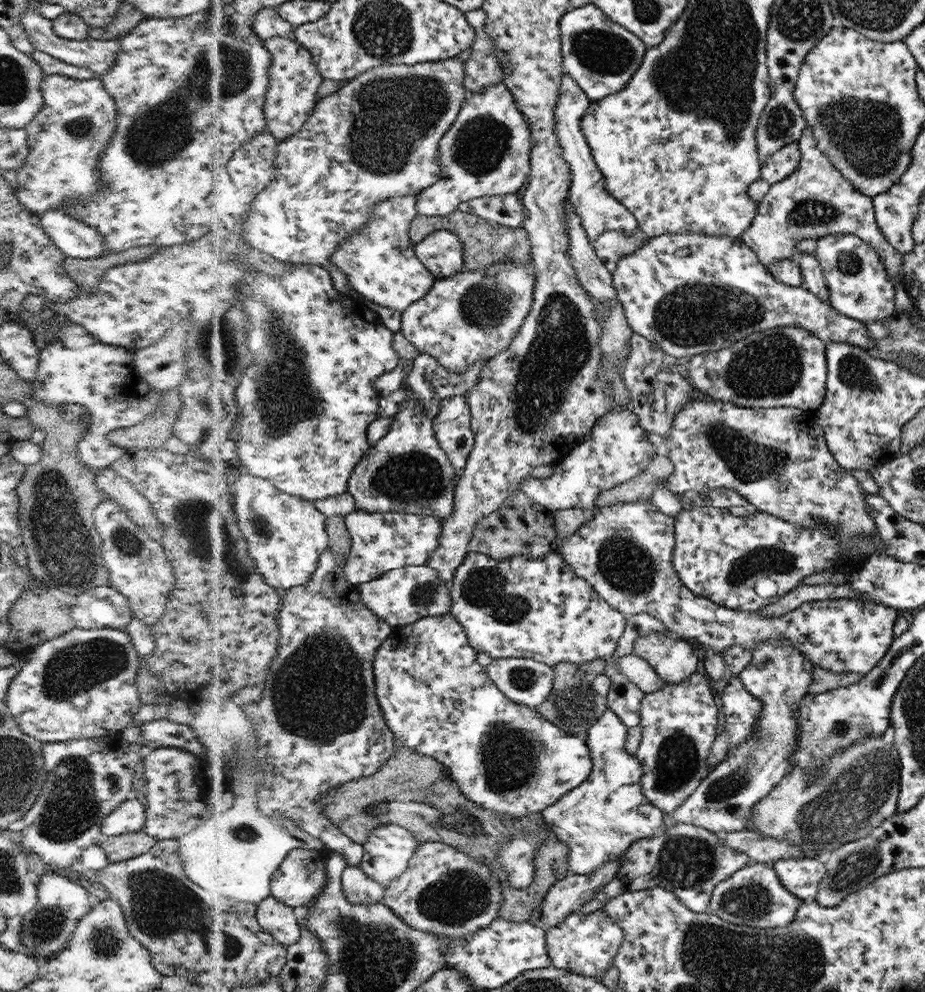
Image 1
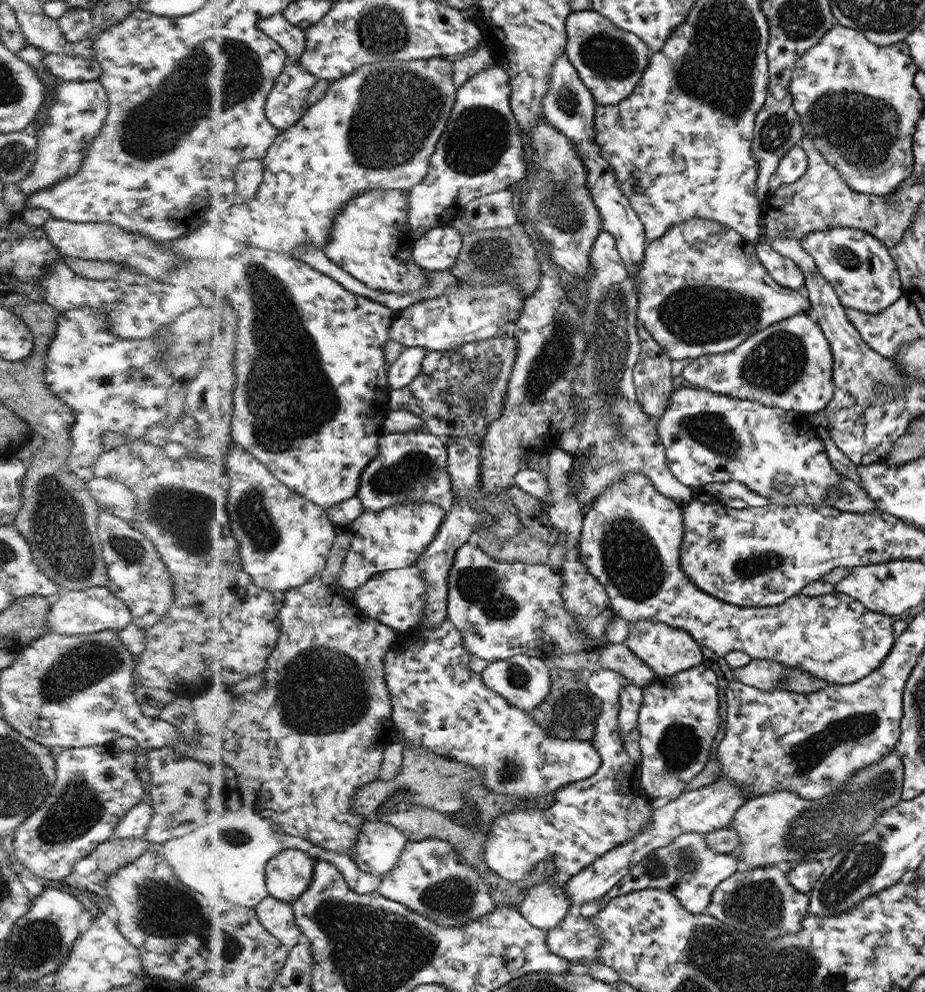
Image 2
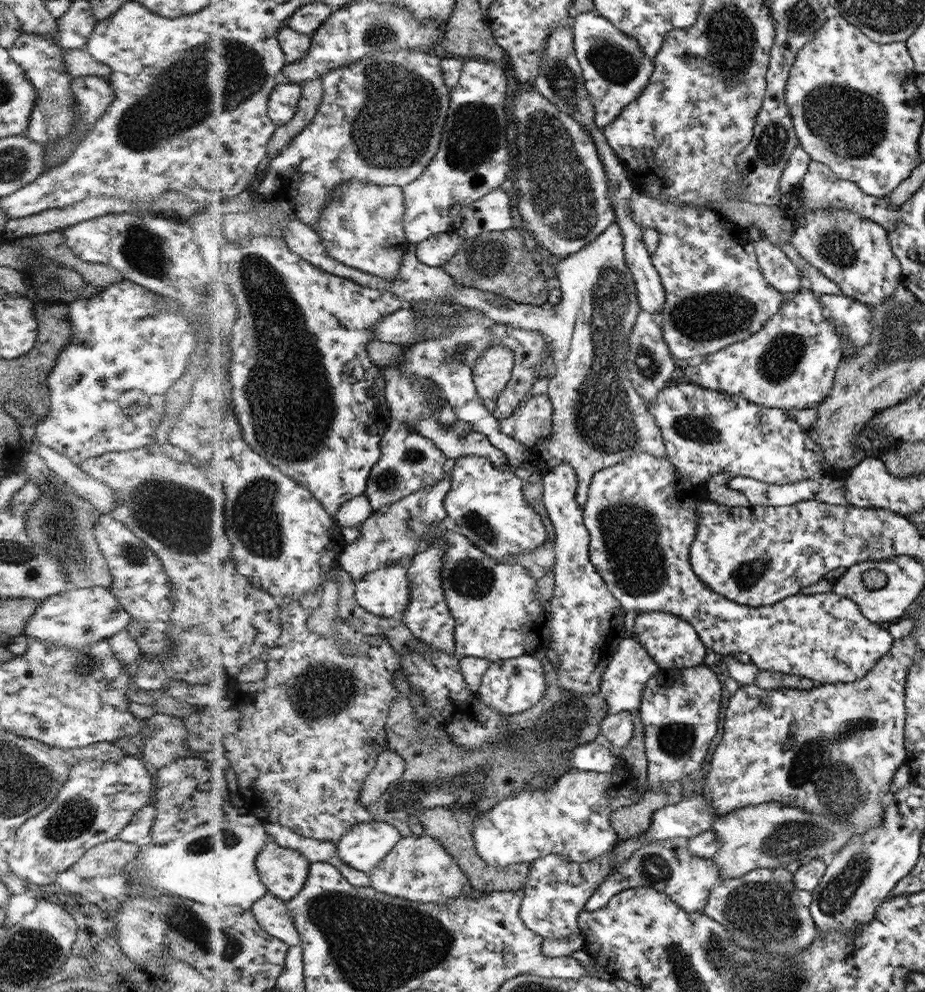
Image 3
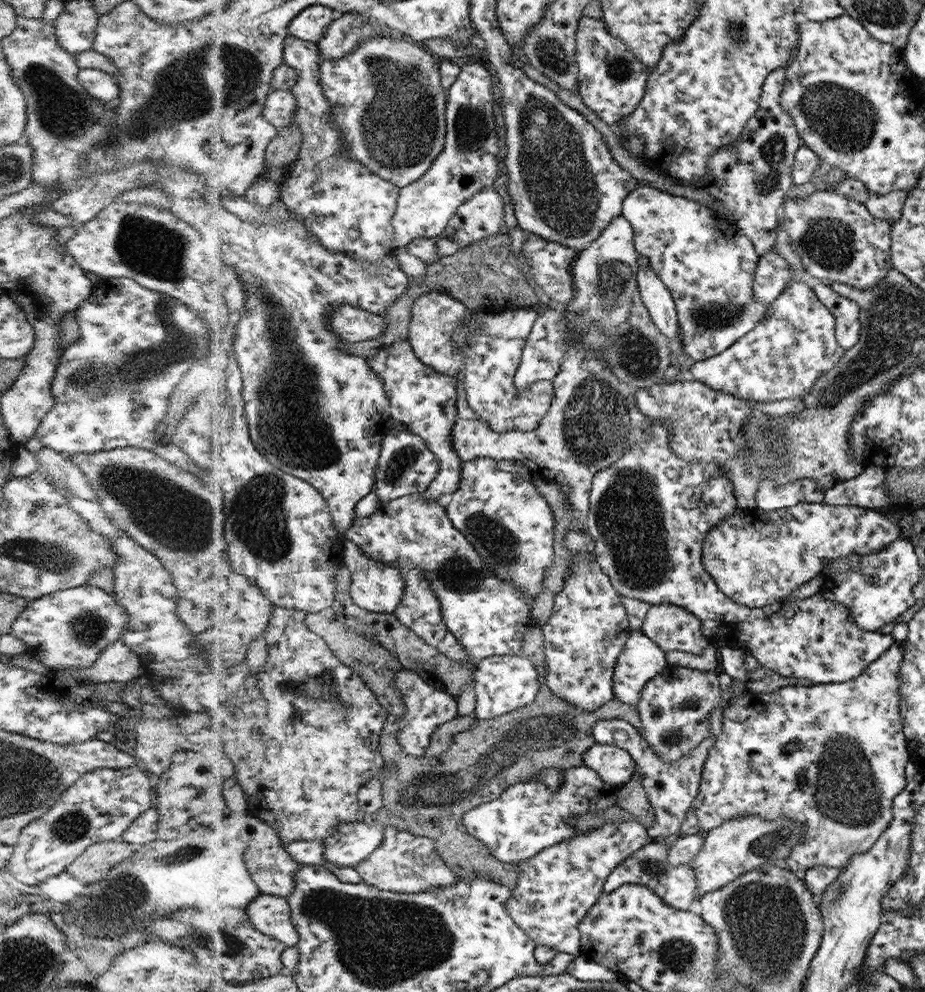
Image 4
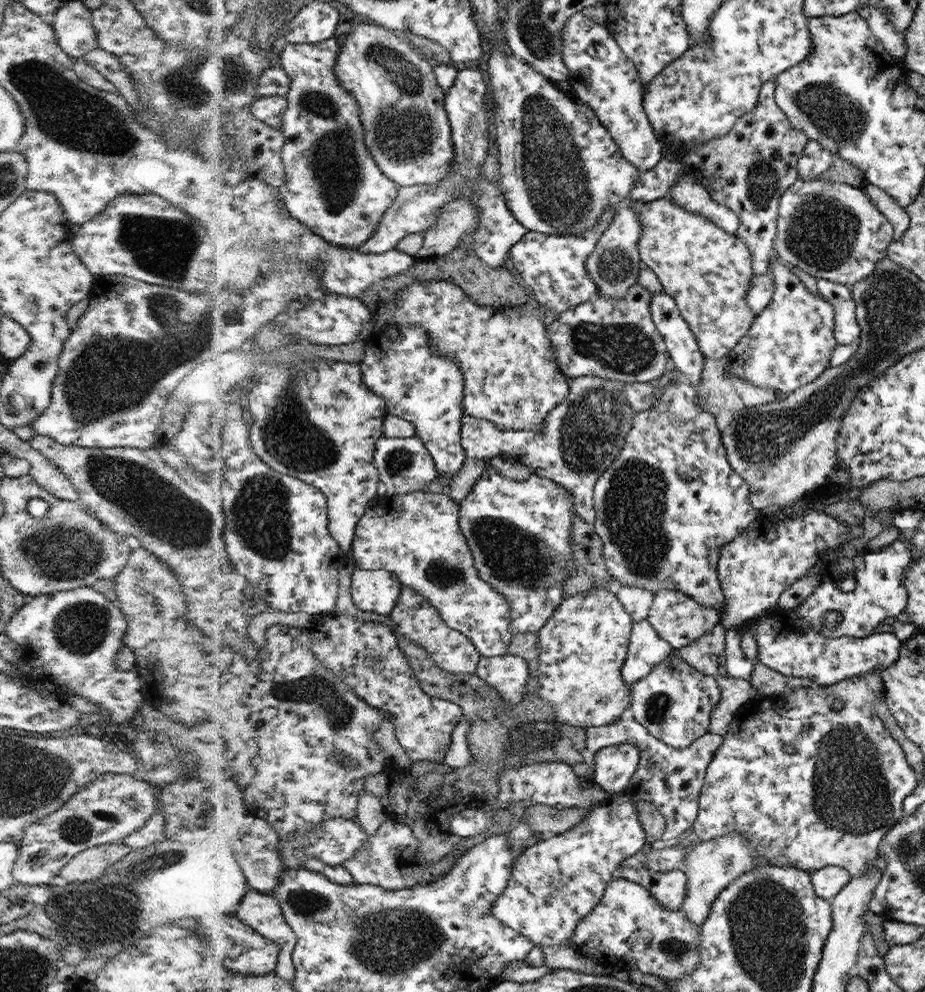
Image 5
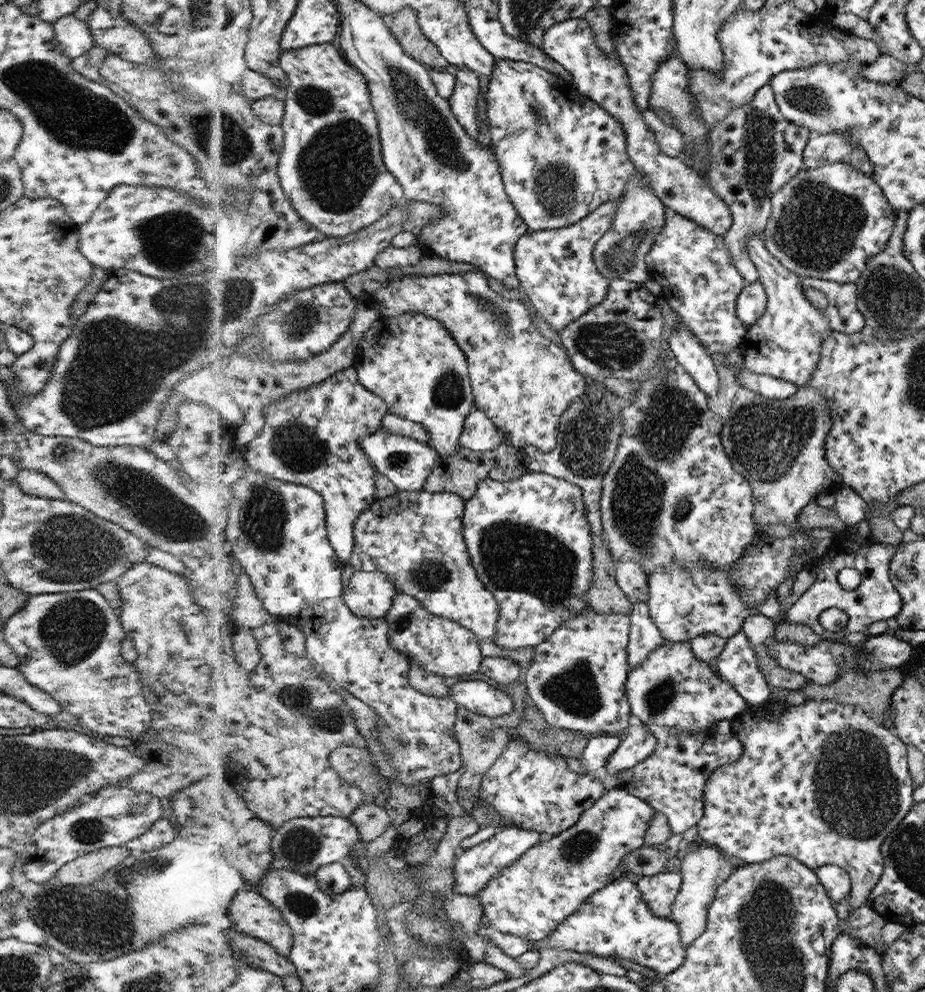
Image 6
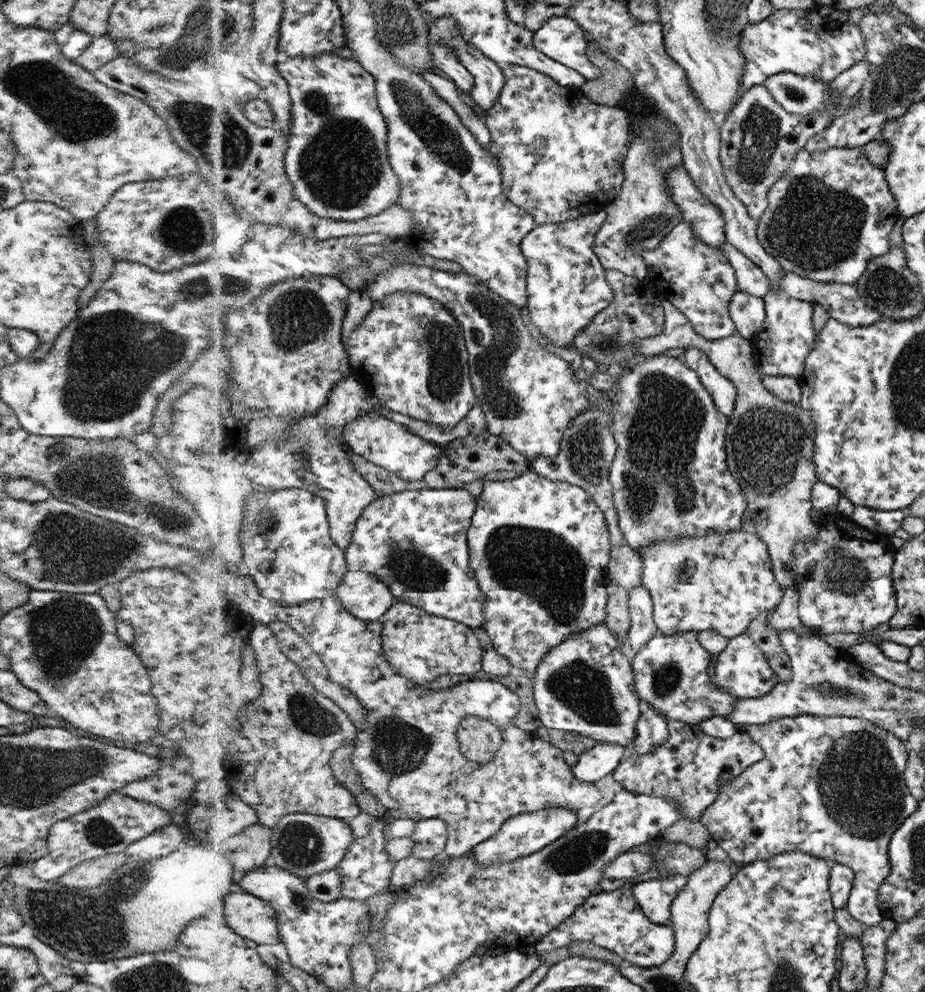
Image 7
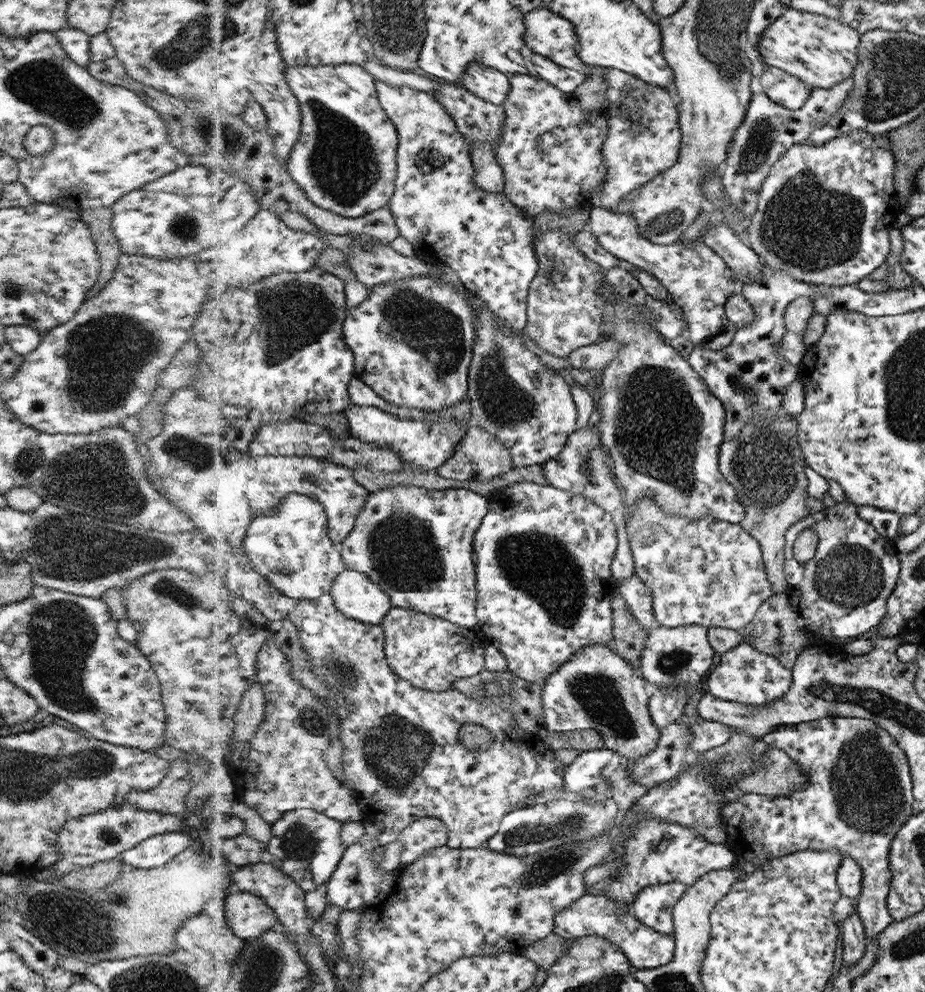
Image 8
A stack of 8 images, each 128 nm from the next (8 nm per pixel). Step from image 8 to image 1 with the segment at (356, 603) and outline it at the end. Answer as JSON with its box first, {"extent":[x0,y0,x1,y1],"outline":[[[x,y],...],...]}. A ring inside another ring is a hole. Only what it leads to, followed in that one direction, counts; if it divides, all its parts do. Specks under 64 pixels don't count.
{"extent":[359,566,454,627],"outline":[[[406,566],[403,568],[390,570],[382,574],[379,578],[359,585],[359,593],[366,603],[375,614],[381,616],[385,622],[388,622],[391,627],[408,626],[417,622],[422,618],[429,616],[446,615],[451,612],[451,605],[454,604],[454,596],[451,594],[452,584],[447,584],[441,576],[439,570],[431,568],[431,566]]]}

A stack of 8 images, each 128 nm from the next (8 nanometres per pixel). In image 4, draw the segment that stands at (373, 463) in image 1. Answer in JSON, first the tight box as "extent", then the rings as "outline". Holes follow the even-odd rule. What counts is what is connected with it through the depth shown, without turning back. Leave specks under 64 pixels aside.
{"extent":[375,426,442,505],"outline":[[[407,426],[391,428],[382,444],[382,454],[375,474],[377,477],[375,492],[379,494],[383,505],[395,503],[399,498],[416,493],[425,494],[441,468],[442,464],[435,456],[435,452],[421,436],[411,433]]]}

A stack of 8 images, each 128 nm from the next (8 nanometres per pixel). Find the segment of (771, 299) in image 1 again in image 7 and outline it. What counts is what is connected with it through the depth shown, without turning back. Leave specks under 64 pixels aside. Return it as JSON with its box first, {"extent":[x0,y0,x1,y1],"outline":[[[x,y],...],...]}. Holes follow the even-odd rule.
{"extent":[642,222,738,341],"outline":[[[679,222],[666,234],[661,244],[643,252],[642,258],[646,264],[646,278],[649,283],[659,291],[659,294],[663,294],[663,300],[669,301],[681,314],[685,315],[695,334],[710,341],[718,341],[738,334],[734,321],[729,315],[730,298],[737,292],[737,276],[734,274],[734,267],[730,265],[723,250],[715,246],[707,246],[699,240],[690,223]]]}

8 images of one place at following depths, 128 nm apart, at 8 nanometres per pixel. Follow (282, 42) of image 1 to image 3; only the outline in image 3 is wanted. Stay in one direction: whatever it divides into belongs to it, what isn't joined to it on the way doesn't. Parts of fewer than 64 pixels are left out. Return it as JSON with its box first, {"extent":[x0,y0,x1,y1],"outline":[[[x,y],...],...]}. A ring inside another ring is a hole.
{"extent":[268,81,303,126],"outline":[[[279,81],[268,102],[268,115],[277,126],[293,120],[299,106],[303,88],[301,83]]]}

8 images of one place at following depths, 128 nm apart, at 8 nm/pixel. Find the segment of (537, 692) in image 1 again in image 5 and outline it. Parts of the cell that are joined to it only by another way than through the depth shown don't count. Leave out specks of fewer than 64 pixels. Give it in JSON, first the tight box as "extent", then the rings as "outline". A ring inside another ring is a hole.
{"extent":[474,654,529,708],"outline":[[[517,654],[481,657],[474,673],[491,688],[494,687],[511,708],[521,702],[529,673],[525,661]]]}

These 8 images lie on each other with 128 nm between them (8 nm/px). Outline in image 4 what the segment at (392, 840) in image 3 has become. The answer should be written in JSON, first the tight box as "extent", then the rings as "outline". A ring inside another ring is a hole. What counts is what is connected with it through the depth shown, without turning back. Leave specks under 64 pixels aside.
{"extent":[323,821,383,867],"outline":[[[365,821],[343,823],[323,841],[326,858],[339,867],[355,867],[365,862],[383,843],[382,827]]]}

